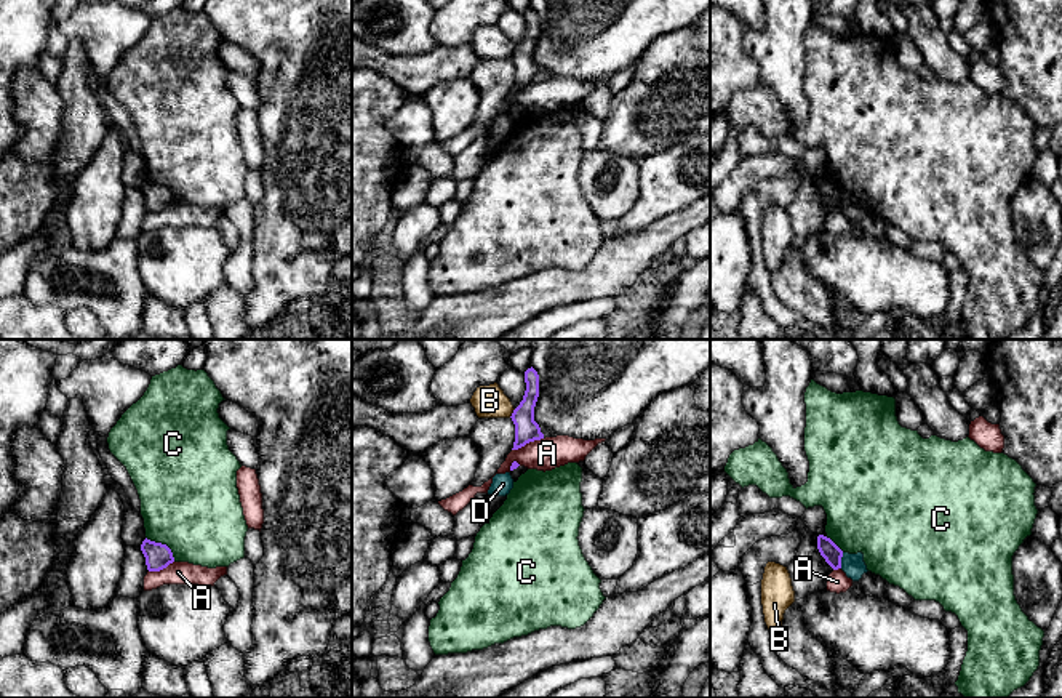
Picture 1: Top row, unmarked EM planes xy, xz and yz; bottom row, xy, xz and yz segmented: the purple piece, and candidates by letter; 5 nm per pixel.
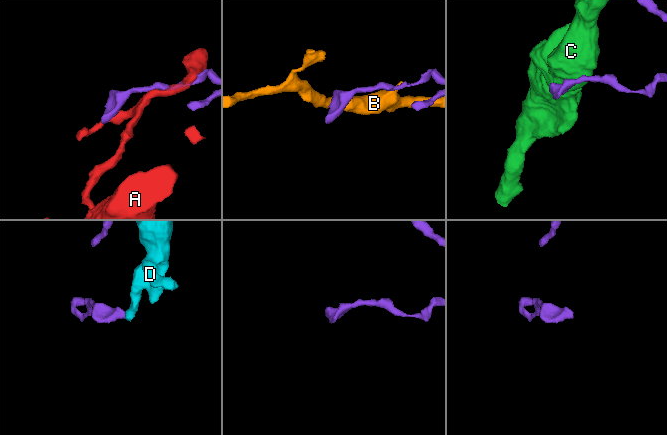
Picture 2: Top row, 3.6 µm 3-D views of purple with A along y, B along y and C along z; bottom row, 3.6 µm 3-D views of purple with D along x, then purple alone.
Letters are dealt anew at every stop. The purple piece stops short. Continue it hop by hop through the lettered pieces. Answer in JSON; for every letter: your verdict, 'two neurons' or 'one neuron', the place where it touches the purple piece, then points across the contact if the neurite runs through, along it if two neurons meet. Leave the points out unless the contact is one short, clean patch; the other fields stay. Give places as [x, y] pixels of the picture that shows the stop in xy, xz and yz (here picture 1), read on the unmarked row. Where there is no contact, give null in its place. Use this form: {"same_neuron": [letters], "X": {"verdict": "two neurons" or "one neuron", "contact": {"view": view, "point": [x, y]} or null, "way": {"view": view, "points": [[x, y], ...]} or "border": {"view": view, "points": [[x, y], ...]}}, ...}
{"same_neuron": [], "A": {"verdict": "two neurons", "contact": {"view": "xz", "point": [527, 84]}}, "B": {"verdict": "two neurons", "contact": {"view": "xz", "point": [512, 55]}, "border": {"view": "xz", "points": [[515, 50], [509, 58]]}}, "C": {"verdict": "two neurons", "contact": {"view": "xy", "point": [163, 186]}}, "D": {"verdict": "two neurons", "contact": {"view": "yz", "point": [840, 202]}, "border": {"view": "yz", "points": [[843, 194], [840, 208]]}}}

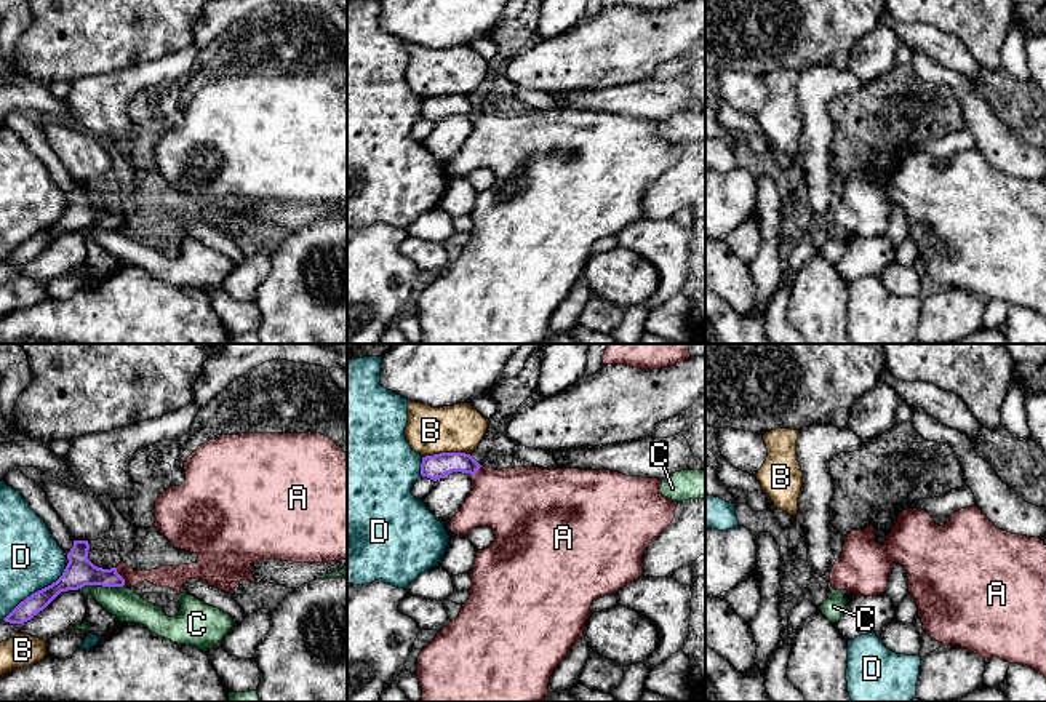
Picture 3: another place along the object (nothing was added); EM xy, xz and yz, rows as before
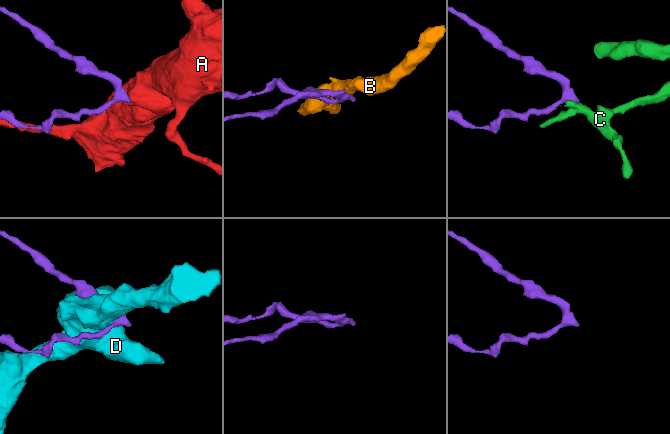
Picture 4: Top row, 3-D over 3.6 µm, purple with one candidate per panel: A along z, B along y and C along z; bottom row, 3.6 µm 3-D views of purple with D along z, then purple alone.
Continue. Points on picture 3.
{"same_neuron": ["A"], "A": {"verdict": "one neuron", "contact": {"view": "xy", "point": [120, 218]}, "way": {"view": "xy", "points": [[80, 213], [93, 218], [120, 218], [167, 218]]}}, "B": {"verdict": "two neurons", "contact": {"view": "xz", "point": [445, 95]}}, "C": {"verdict": "two neurons", "contact": {"view": "xy", "point": [112, 227]}, "border": {"view": "xy", "points": [[123, 226], [103, 229]]}}, "D": {"verdict": "two neurons", "contact": {"view": "xy", "point": [35, 234]}}}

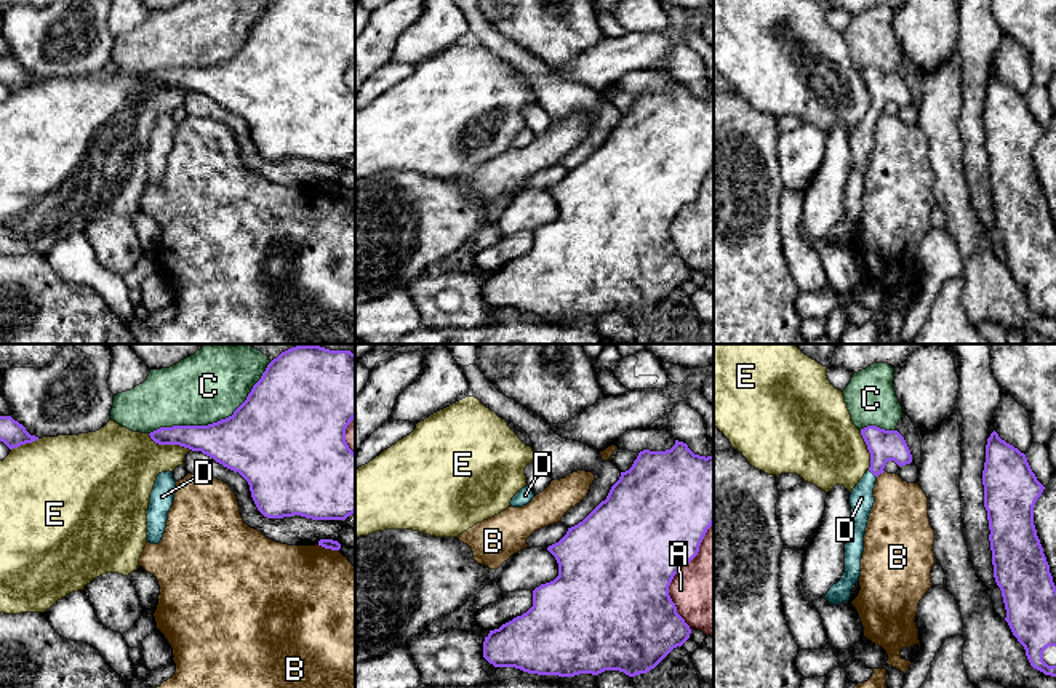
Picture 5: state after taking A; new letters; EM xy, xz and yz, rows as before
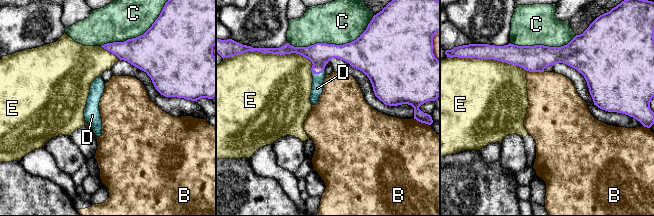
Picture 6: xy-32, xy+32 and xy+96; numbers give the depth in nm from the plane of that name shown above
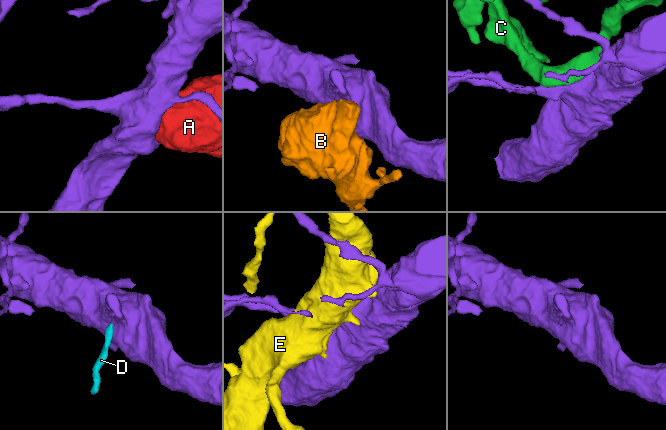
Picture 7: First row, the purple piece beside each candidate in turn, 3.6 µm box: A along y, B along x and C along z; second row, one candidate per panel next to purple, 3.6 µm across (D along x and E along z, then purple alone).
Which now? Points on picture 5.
{"same_neuron": ["D"], "A": {"verdict": "two neurons", "contact": {"view": "xz", "point": [676, 215]}}, "B": {"verdict": "two neurons", "contact": {"view": "xy", "point": [328, 189]}}, "C": {"verdict": "two neurons", "contact": {"view": "xy", "point": [218, 63]}}, "D": {"verdict": "one neuron", "contact": {"view": "yz", "point": [872, 114]}, "way": {"view": "yz", "points": [[884, 87], [872, 114], [861, 140]]}}, "E": {"verdict": "two neurons", "contact": {"view": "xy", "point": [168, 85]}}}

